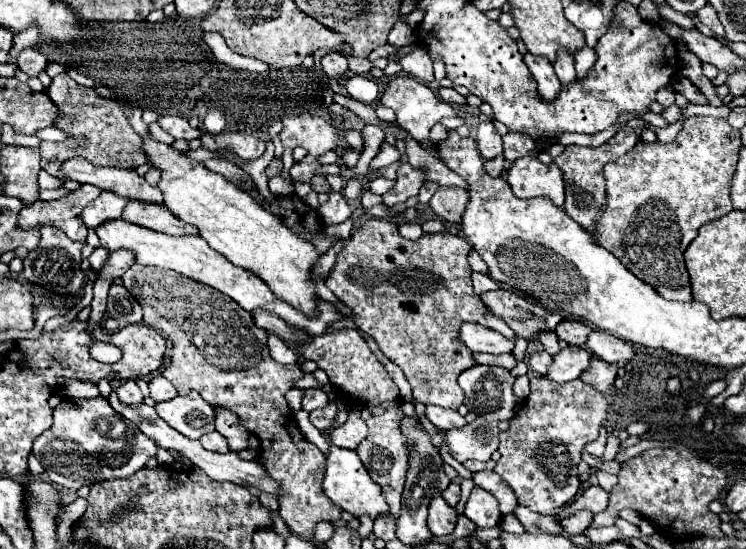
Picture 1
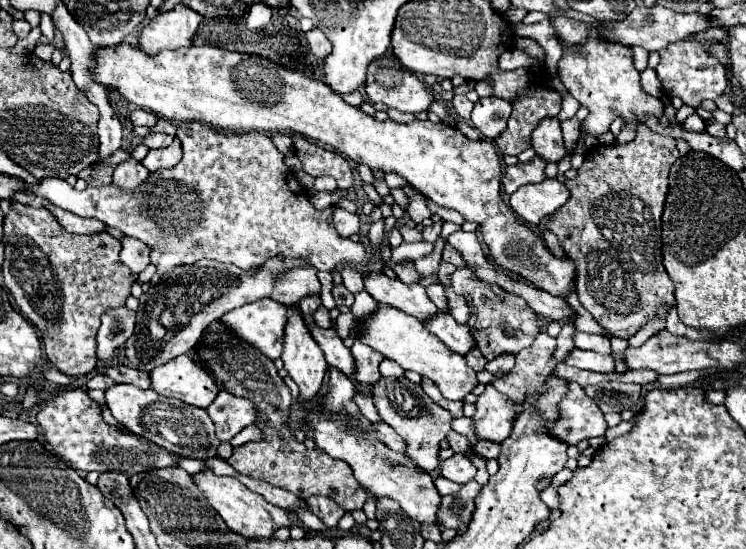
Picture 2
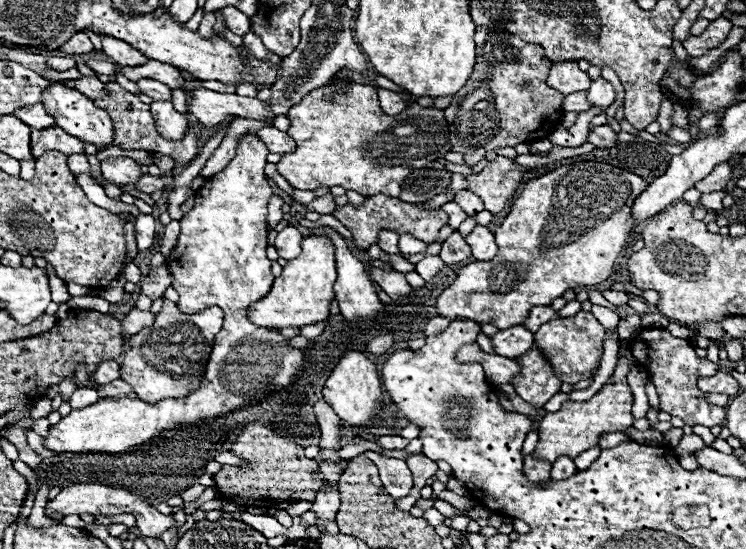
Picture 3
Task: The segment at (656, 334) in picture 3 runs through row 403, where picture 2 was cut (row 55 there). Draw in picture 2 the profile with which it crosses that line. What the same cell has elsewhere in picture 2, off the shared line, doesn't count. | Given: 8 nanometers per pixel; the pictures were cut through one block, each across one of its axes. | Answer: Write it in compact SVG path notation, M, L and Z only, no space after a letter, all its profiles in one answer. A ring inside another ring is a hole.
M680 40L664 50L660 50L660 64L656 66L658 80L662 82L664 94L670 98L678 96L682 98L684 104L688 106L700 106L704 100L716 100L718 96L724 94L728 86L726 78L726 68L712 56L704 52L704 46L708 42L702 40Z

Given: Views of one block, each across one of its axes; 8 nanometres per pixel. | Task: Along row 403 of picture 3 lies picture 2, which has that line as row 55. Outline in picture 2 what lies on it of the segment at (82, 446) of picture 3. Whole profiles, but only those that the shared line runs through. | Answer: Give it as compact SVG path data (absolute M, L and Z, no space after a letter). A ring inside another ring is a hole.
M116 46L116 48L98 48L96 50L96 82L116 88L126 100L154 112L172 122L200 122L212 126L220 132L230 134L246 134L246 132L264 132L264 134L300 134L308 140L322 142L324 146L336 148L342 156L354 160L356 164L366 164L372 170L382 170L384 174L394 172L402 176L412 188L422 192L428 200L438 206L458 210L466 220L478 222L482 228L482 236L490 254L502 270L514 272L534 286L548 290L556 296L566 296L574 282L574 266L570 258L556 258L548 248L544 248L542 236L528 228L522 220L516 220L516 214L500 196L500 156L496 146L490 140L468 140L460 130L448 124L434 124L430 120L414 120L410 124L396 124L392 120L378 122L374 116L364 114L360 108L344 102L342 96L328 90L328 86L320 80L306 76L300 70L290 70L270 62L268 58L256 54L228 52L214 46L190 46L184 50L164 50L152 58L148 58L142 50L134 46Z

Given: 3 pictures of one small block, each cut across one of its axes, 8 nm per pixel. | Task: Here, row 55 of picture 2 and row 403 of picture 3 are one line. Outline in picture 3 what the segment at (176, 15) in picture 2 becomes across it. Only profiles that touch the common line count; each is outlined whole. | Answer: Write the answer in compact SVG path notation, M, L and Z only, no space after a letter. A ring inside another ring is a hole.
M164 300L154 324L126 340L120 358L120 378L130 382L136 396L148 404L192 394L202 384L214 336L222 328L222 318L224 312L216 306L196 314L182 314L174 302Z

